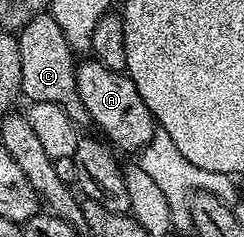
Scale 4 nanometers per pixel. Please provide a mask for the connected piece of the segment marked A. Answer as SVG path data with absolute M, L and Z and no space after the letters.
M79 61L76 66L76 92L88 112L90 122L102 129L101 137L115 151L135 150L141 152L150 145L156 129L148 104L144 104L136 84L132 84L129 74L112 72L99 62Z

